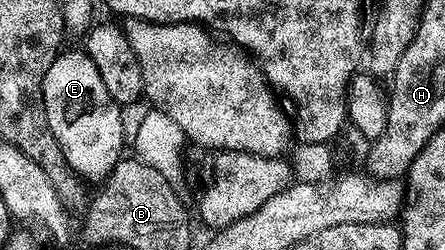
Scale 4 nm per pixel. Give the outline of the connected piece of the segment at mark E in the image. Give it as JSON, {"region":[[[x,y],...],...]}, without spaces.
{"region":[[[64,50],[49,65],[49,73],[43,75],[43,104],[49,129],[53,129],[53,137],[76,175],[87,181],[106,180],[124,154],[125,128],[120,104],[109,97],[109,89],[105,89],[105,81],[101,81],[101,73],[86,50]]]}

